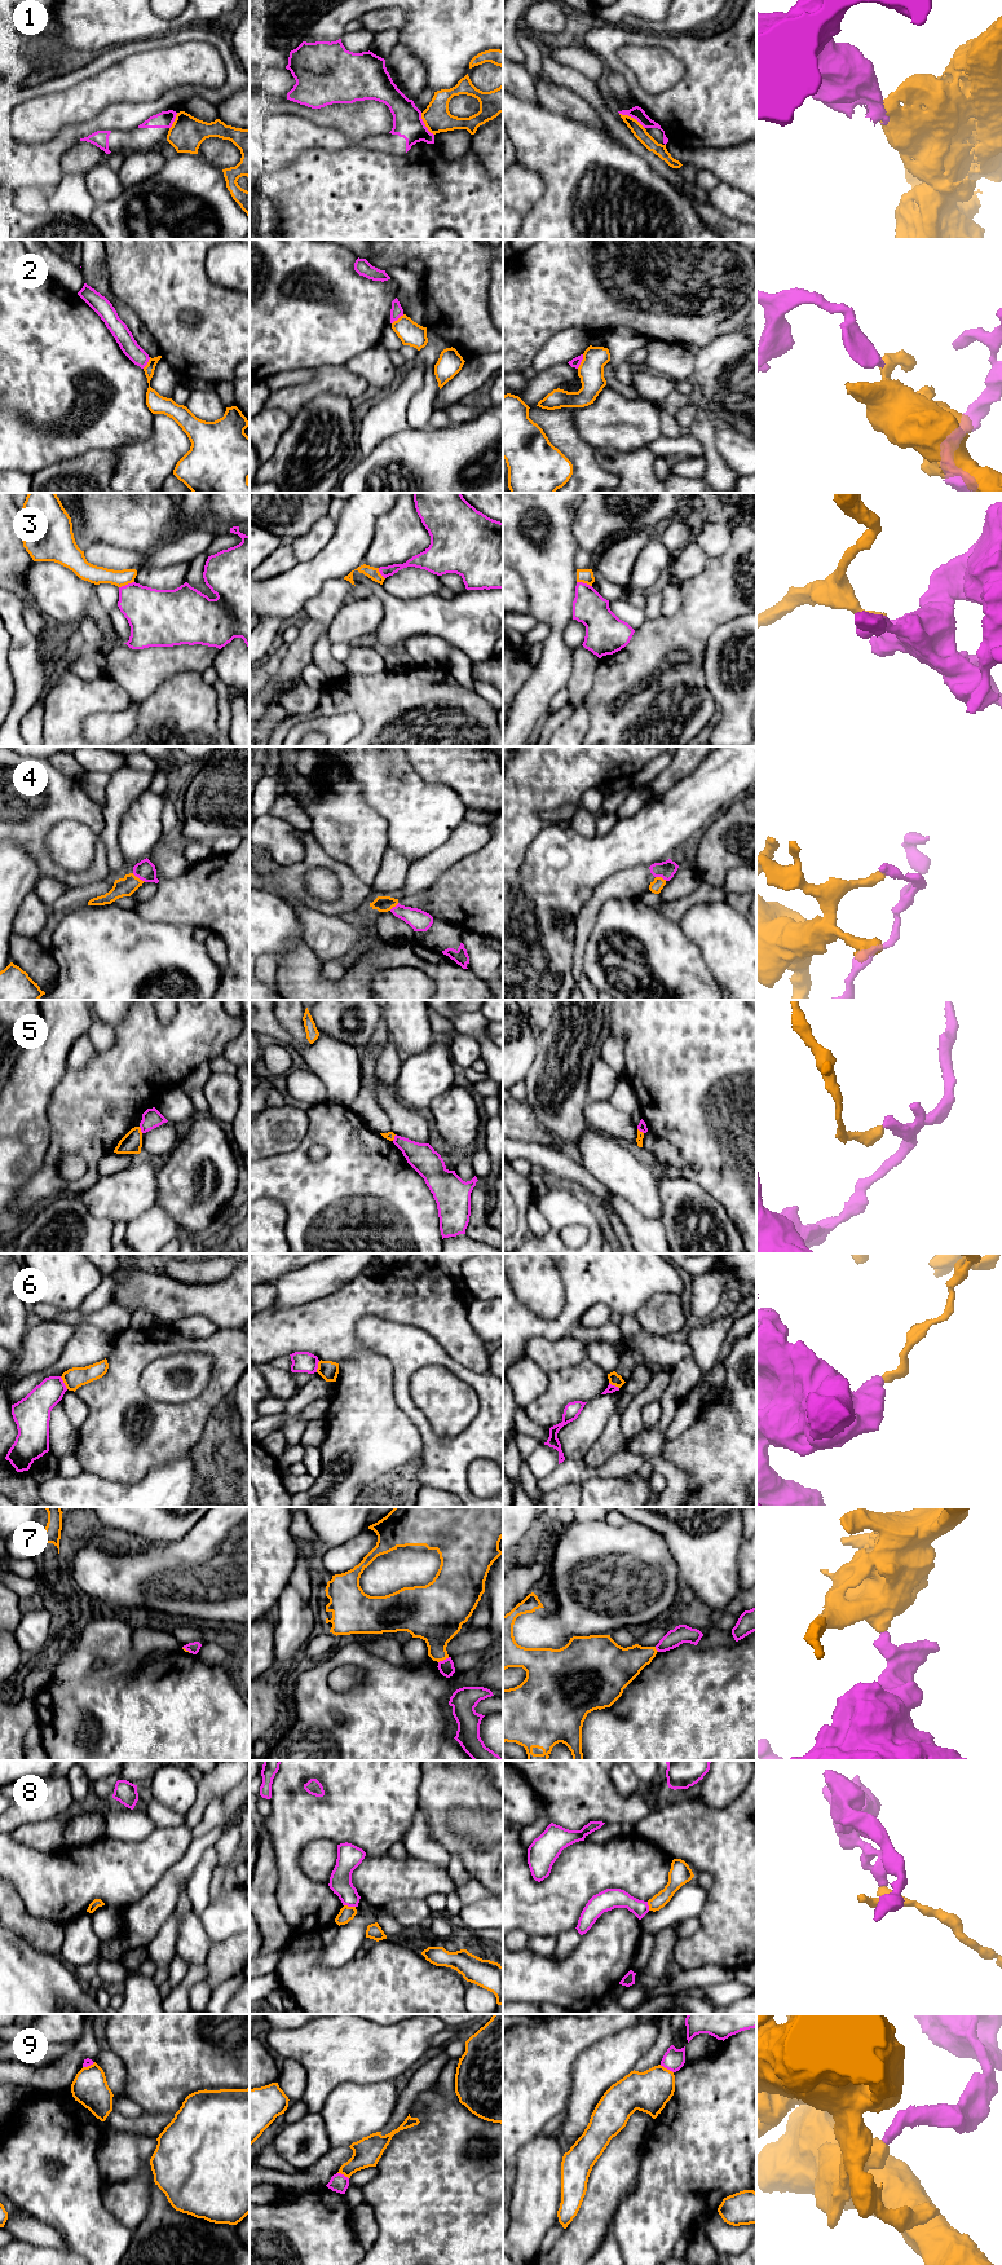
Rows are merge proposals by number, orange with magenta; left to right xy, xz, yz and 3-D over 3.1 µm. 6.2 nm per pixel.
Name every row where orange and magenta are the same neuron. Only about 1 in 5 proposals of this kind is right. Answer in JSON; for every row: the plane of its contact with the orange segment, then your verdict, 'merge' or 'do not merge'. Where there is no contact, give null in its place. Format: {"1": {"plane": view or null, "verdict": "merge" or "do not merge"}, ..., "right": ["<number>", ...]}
{"1": {"plane": "yz", "verdict": "do not merge"}, "2": {"plane": "yz", "verdict": "do not merge"}, "3": {"plane": "xy", "verdict": "do not merge"}, "4": {"plane": "xy", "verdict": "do not merge"}, "5": {"plane": "xy", "verdict": "do not merge"}, "6": {"plane": "xy", "verdict": "do not merge"}, "7": {"plane": "xz", "verdict": "do not merge"}, "8": {"plane": "xz", "verdict": "do not merge"}, "9": {"plane": "yz", "verdict": "do not merge"}, "right": []}

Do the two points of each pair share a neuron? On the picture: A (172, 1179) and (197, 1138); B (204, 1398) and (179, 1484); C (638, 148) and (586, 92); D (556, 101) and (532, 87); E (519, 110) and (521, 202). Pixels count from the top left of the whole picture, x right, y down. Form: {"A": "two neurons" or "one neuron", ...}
{"A": "one neuron", "B": "two neurons", "C": "one neuron", "D": "one neuron", "E": "two neurons"}

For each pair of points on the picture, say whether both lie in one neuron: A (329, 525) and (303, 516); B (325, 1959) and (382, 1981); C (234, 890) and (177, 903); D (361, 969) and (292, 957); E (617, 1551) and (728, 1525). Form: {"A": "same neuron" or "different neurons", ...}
{"A": "different neurons", "B": "different neurons", "C": "same neuron", "D": "same neuron", "E": "different neurons"}

